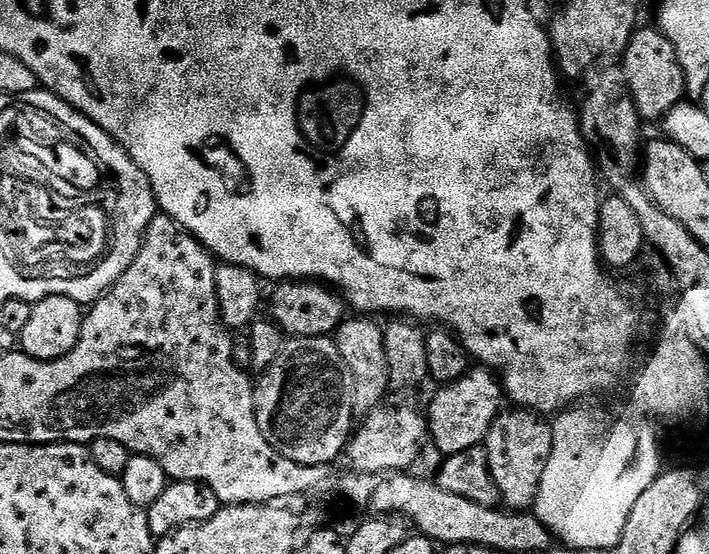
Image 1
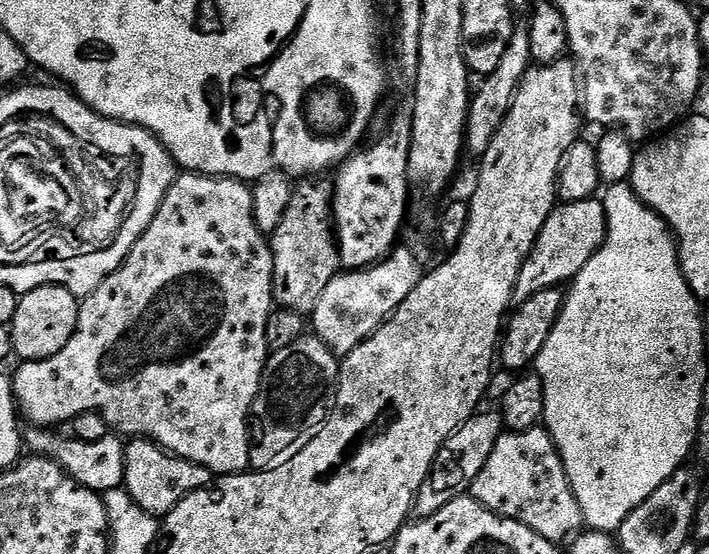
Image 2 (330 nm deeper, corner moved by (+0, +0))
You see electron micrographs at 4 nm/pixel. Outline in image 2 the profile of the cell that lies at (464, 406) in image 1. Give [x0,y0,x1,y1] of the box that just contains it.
[512,199,608,304]

